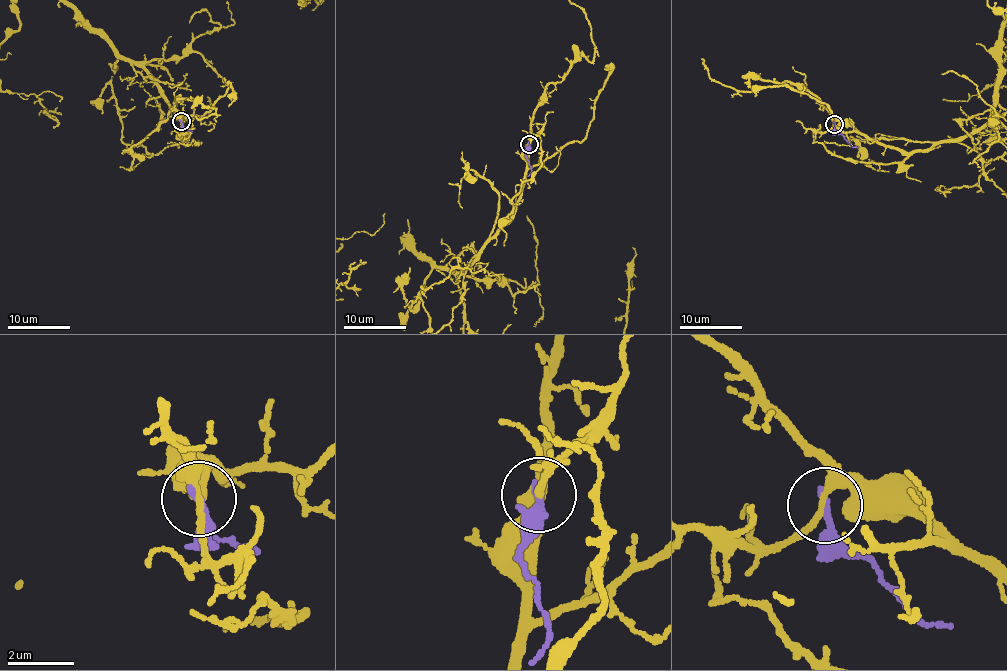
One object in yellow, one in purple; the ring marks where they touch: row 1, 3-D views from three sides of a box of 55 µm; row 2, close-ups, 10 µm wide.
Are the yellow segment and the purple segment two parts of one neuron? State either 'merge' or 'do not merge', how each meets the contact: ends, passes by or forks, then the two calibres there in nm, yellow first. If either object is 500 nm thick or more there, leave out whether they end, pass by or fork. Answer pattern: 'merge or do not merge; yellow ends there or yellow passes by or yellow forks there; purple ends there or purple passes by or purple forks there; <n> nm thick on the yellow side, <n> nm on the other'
do not merge; yellow forks there; purple ends there; 200 nm thick on the yellow side, 260 nm on the other

